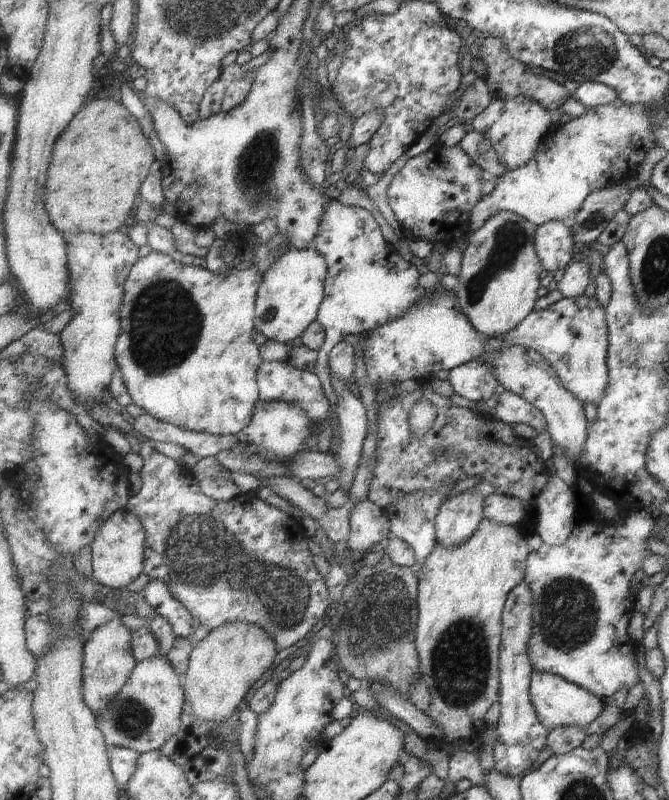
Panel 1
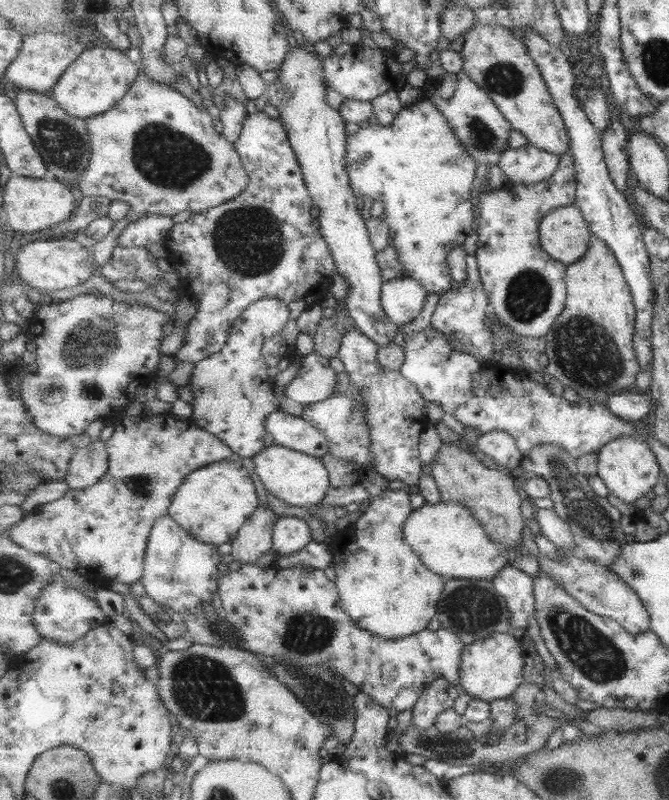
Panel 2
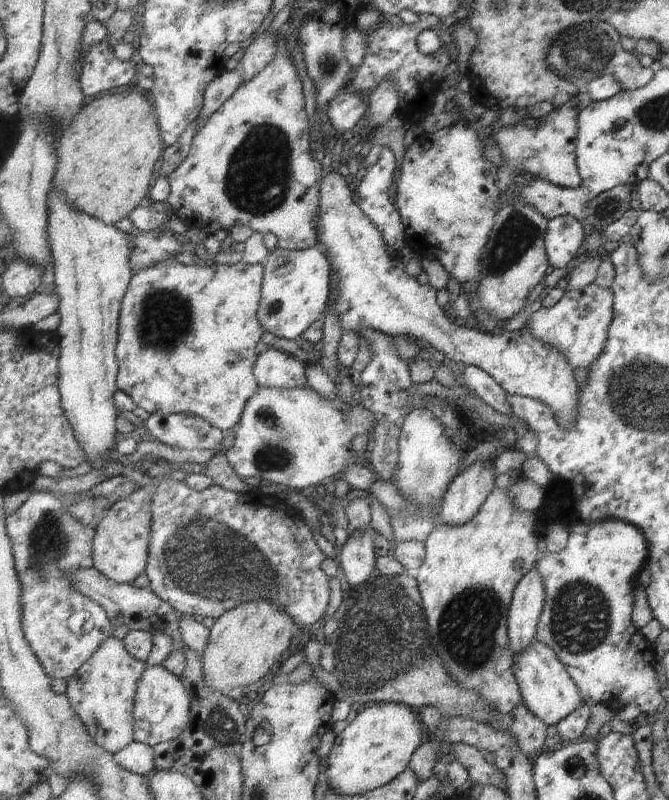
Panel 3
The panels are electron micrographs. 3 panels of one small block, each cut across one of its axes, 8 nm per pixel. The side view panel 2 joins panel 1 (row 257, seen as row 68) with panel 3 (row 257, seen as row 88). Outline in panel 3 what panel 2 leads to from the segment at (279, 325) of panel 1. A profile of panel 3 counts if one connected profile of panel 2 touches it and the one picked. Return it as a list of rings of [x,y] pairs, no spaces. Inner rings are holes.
[[[318,246],[301,250],[274,249],[266,258],[264,265],[264,285],[262,302],[259,307],[258,319],[267,332],[275,336],[297,340],[305,331],[322,320],[331,298],[332,262]]]

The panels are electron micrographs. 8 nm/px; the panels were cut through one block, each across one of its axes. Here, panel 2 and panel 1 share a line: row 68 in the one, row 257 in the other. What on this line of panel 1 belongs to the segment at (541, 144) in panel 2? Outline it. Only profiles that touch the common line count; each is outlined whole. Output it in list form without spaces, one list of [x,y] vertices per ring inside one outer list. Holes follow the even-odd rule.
[[[500,211],[493,215],[485,224],[477,231],[475,231],[470,238],[470,246],[464,252],[461,261],[461,274],[459,275],[459,284],[456,288],[456,295],[459,297],[464,313],[470,318],[474,332],[479,332],[485,337],[496,337],[503,333],[513,330],[520,322],[523,322],[533,311],[536,310],[536,303],[538,302],[539,294],[537,290],[541,288],[541,279],[539,279],[539,271],[544,268],[542,260],[539,258],[535,246],[535,235],[538,226],[527,220],[524,216],[511,211]]]

